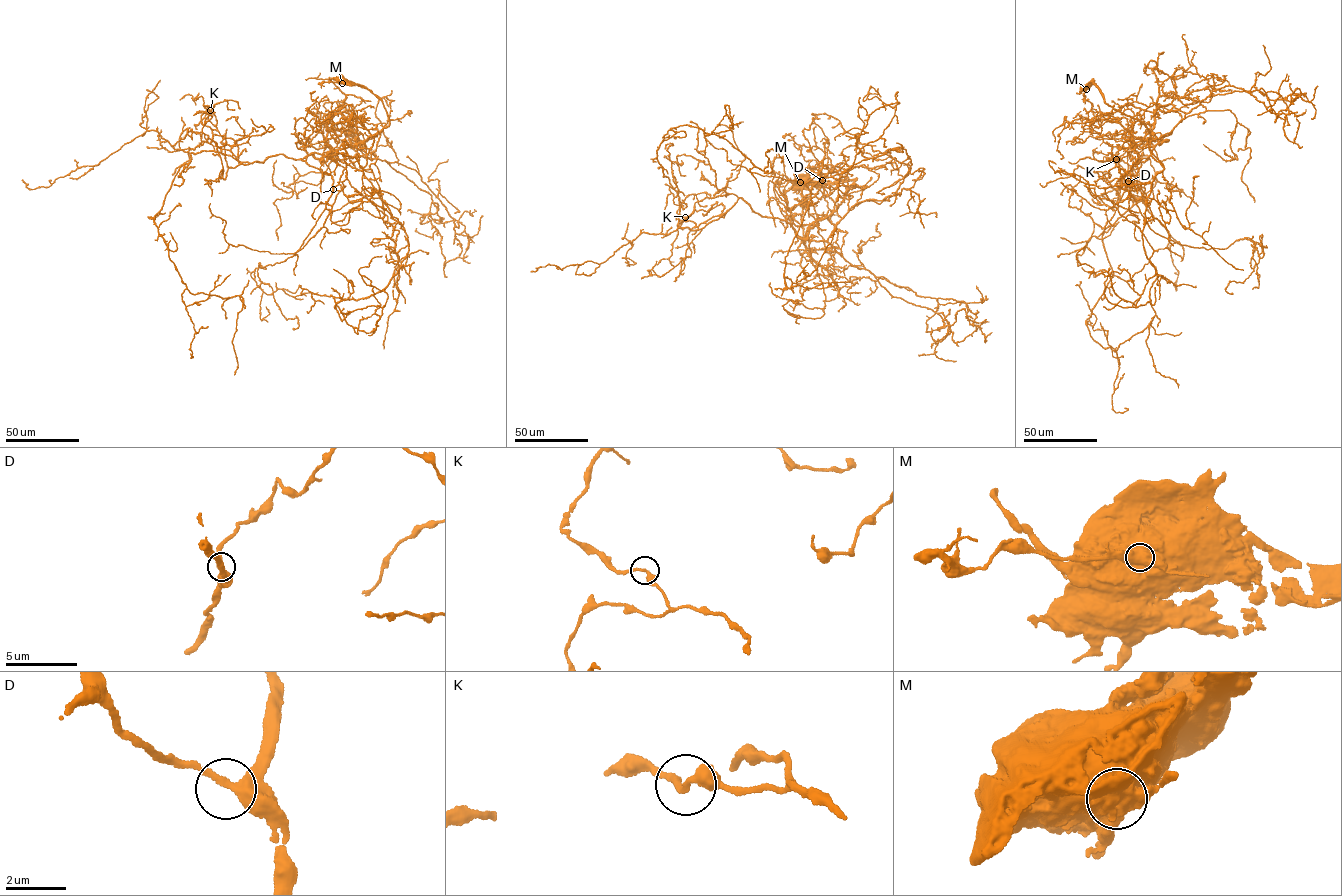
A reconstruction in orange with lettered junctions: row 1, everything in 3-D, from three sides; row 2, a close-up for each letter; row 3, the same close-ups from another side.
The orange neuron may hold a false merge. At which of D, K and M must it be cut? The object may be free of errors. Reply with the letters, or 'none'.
M

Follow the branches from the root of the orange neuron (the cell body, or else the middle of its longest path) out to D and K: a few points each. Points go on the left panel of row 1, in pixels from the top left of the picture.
D: (341, 80), (379, 98), (389, 123), (344, 148), (306, 144), (306, 163), (332, 176), (333, 189)
K: (341, 80), (379, 98), (388, 125), (333, 149), (325, 161), (311, 153), (242, 162), (210, 110)

